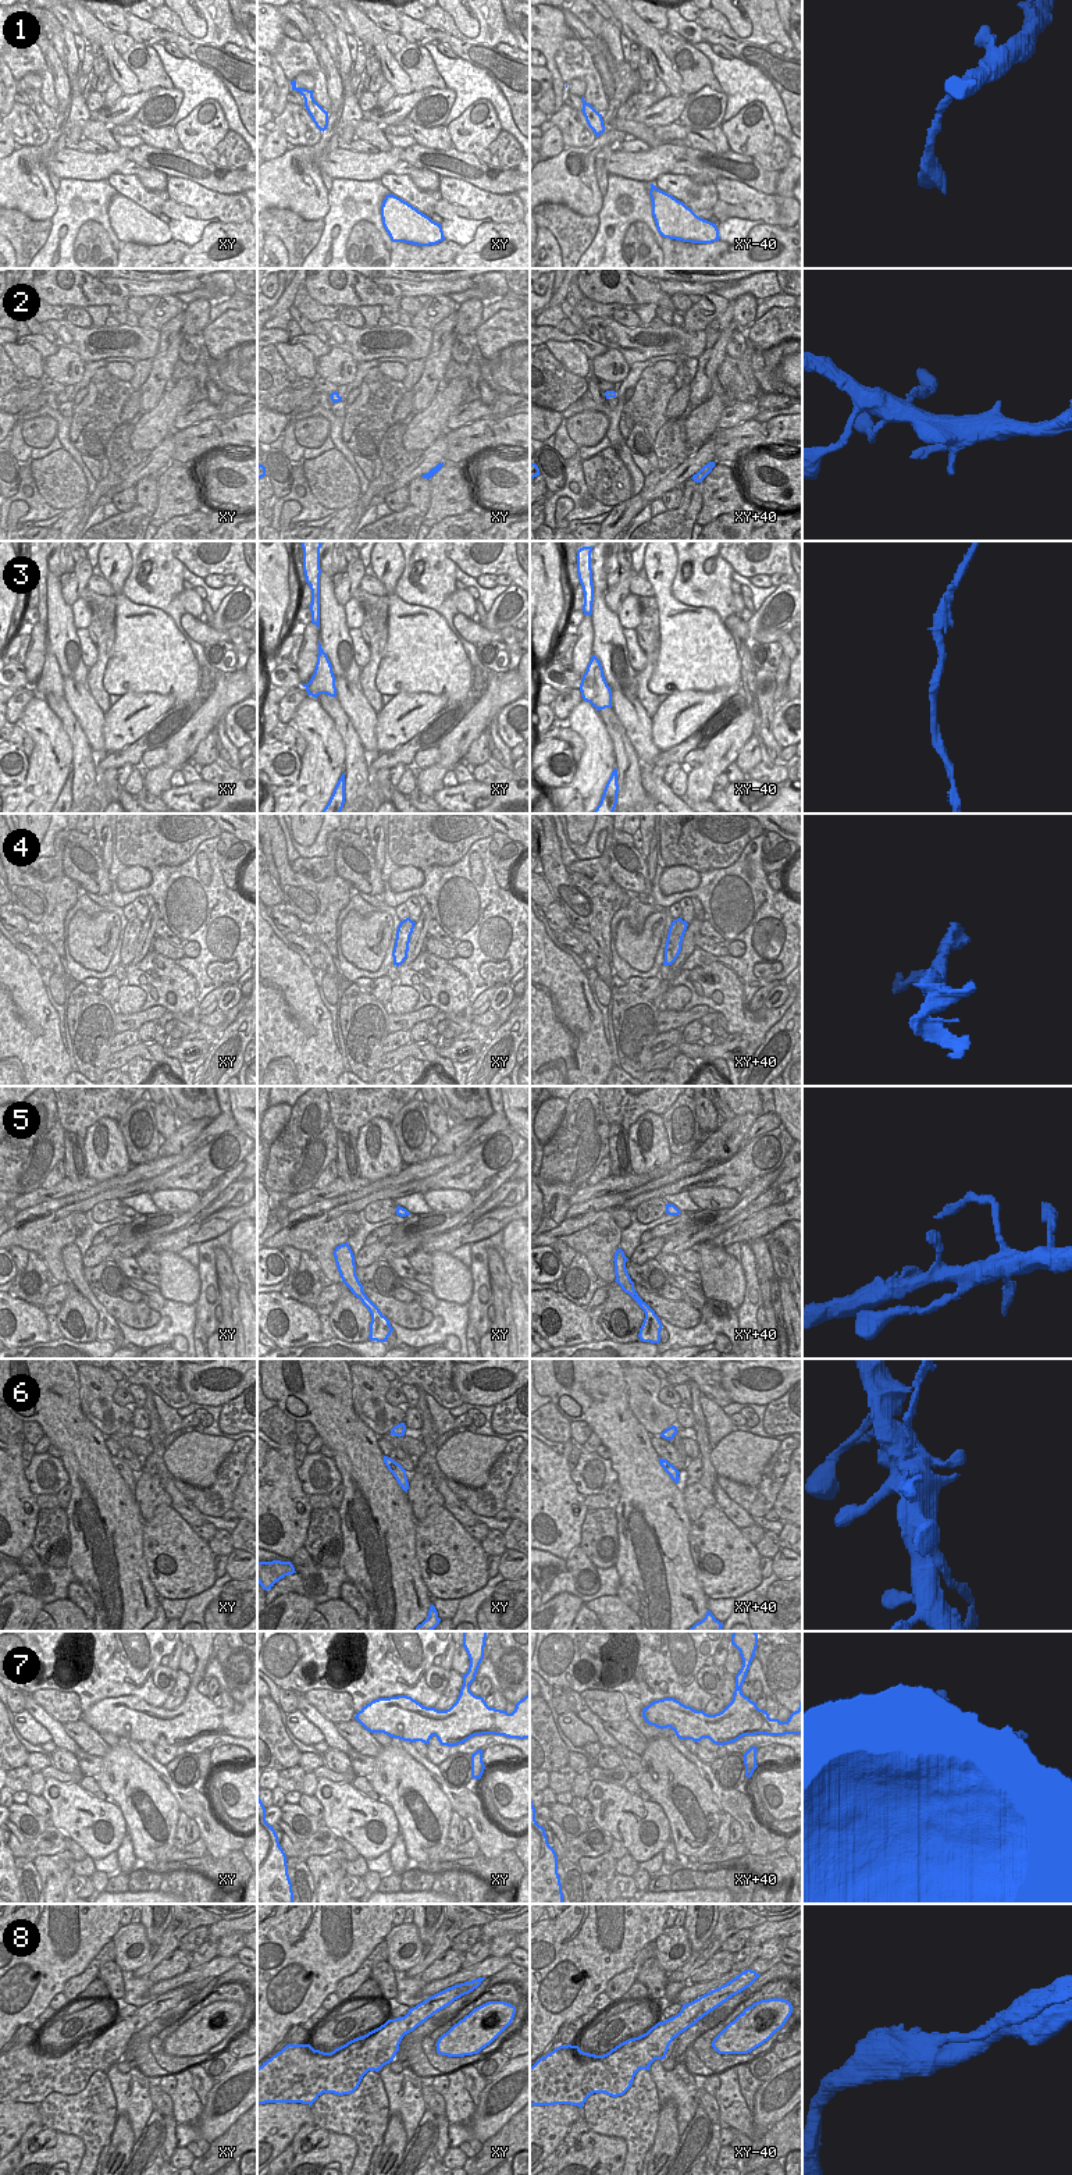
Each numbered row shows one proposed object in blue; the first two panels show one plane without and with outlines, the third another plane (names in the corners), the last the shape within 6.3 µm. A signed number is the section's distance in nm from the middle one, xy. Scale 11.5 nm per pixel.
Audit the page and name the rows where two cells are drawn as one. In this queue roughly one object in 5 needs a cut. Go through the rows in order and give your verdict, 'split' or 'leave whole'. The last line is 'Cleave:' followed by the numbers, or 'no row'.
1: leave whole
2: leave whole
3: leave whole
4: leave whole
5: leave whole
6: leave whole
7: leave whole
8: leave whole
Cleave: no row

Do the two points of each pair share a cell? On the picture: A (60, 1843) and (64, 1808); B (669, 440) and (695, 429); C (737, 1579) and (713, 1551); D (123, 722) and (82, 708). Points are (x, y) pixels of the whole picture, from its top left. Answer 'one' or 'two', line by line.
A: two
B: two
C: one
D: two

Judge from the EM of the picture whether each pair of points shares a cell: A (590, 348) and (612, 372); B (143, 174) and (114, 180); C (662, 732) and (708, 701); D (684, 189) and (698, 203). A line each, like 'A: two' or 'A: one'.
A: two
B: two
C: one
D: one

